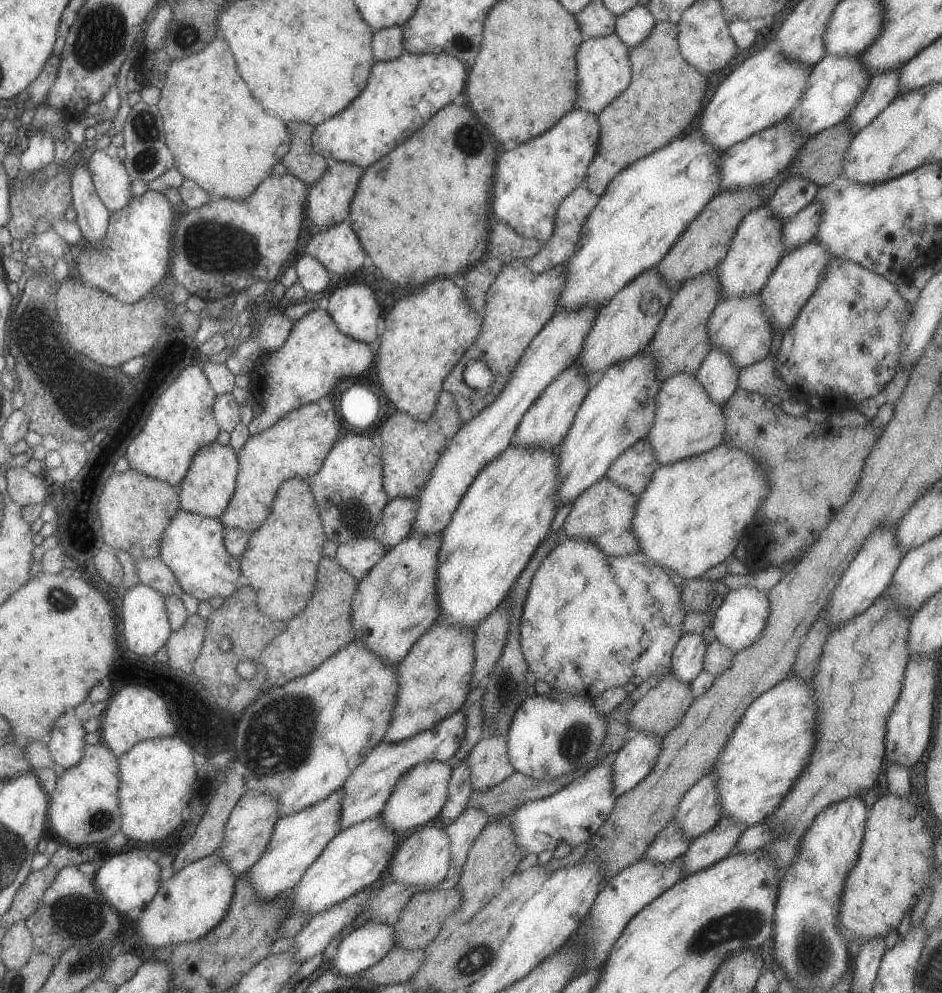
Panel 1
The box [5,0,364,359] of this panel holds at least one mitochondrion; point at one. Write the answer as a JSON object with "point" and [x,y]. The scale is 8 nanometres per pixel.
{"point":[100,33]}

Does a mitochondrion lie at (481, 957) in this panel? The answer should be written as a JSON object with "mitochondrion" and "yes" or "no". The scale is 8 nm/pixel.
{"mitochondrion":"yes"}

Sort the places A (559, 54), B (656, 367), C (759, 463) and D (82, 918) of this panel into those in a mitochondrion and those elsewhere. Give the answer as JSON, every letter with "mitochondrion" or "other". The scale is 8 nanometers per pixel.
{"A":"other","B":"other","C":"other","D":"mitochondrion"}

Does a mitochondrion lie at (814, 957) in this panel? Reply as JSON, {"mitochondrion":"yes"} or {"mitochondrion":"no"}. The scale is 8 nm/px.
{"mitochondrion":"yes"}

